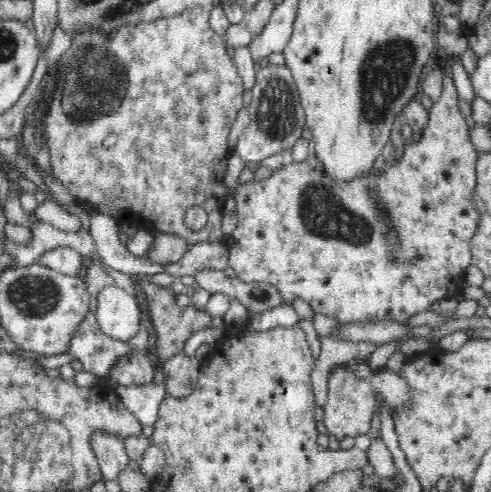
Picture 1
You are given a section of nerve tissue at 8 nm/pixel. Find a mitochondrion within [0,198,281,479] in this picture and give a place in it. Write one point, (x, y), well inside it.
(34, 296)

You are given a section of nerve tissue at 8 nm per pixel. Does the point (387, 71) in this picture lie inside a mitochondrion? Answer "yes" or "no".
yes

